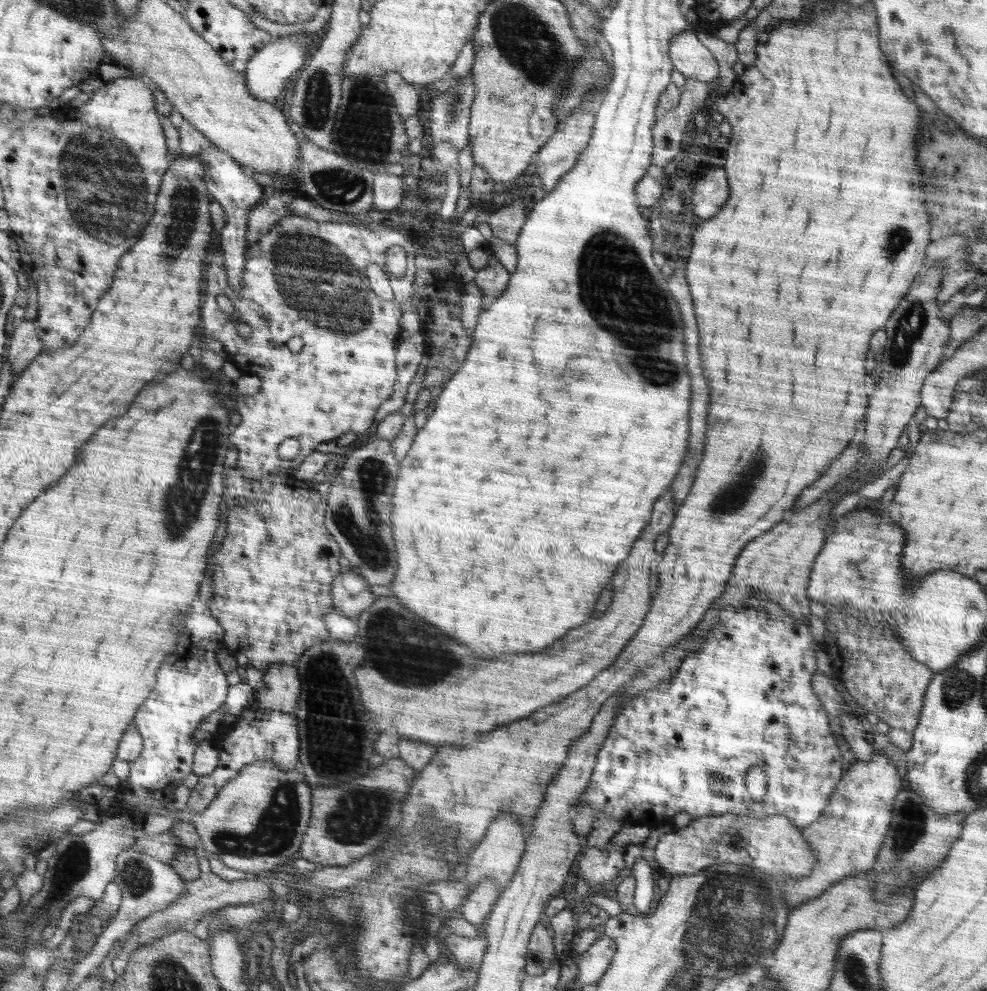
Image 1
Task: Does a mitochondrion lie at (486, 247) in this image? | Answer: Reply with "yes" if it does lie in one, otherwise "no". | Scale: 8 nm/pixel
no

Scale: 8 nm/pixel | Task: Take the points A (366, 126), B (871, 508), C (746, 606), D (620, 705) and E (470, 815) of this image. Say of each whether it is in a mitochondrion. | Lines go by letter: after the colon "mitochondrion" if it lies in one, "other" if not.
A: mitochondrion
B: other
C: other
D: other
E: other

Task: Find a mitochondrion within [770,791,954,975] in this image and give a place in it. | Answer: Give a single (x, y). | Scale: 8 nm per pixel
(914, 820)

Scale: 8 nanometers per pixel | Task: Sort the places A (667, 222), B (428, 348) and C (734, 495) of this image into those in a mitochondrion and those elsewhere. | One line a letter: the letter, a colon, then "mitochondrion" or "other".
A: mitochondrion
B: other
C: mitochondrion

